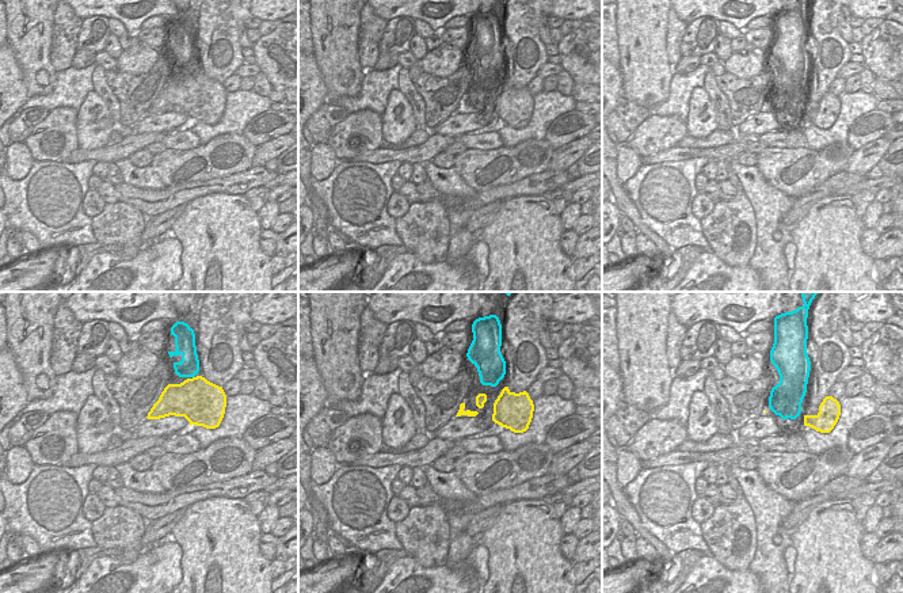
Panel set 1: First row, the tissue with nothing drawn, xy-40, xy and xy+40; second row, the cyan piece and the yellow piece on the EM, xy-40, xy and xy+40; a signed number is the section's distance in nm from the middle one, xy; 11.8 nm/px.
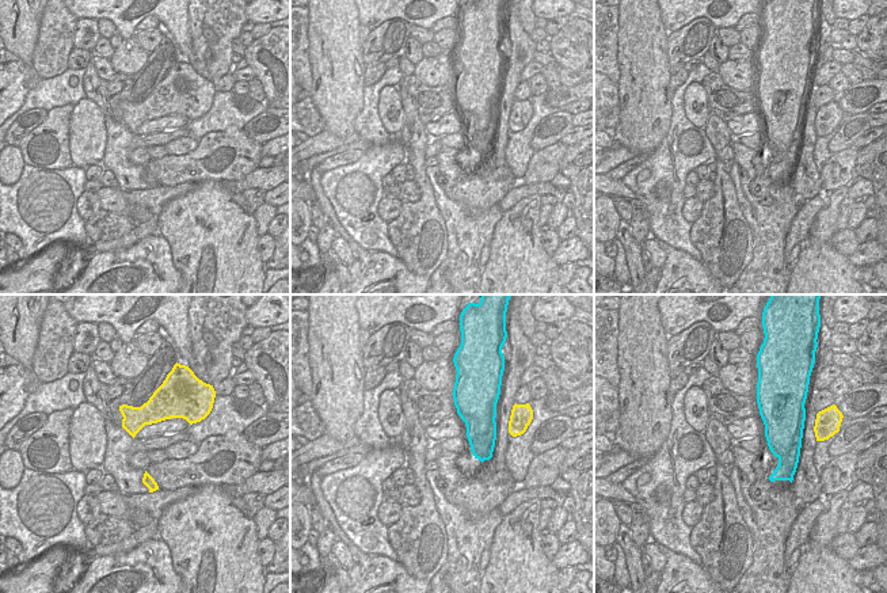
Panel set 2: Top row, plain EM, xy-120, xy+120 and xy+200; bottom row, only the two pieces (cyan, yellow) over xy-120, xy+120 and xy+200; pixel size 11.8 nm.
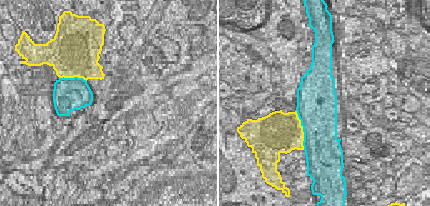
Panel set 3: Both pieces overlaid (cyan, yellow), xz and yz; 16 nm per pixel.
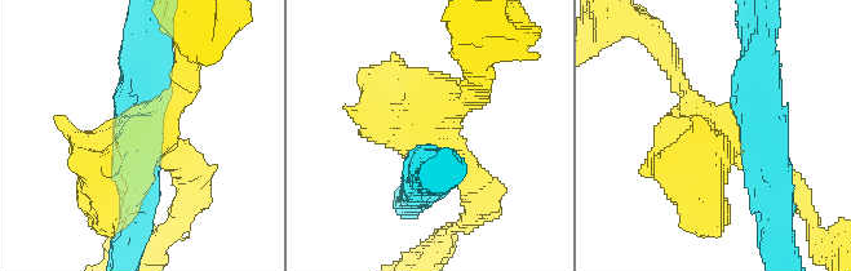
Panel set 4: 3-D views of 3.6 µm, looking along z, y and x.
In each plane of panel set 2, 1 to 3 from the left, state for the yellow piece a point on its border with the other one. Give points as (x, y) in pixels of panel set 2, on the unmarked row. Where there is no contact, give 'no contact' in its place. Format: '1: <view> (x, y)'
1: no contact
2: no contact
3: no contact

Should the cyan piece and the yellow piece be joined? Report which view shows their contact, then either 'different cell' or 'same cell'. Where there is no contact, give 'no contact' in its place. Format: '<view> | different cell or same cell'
no contact | different cell

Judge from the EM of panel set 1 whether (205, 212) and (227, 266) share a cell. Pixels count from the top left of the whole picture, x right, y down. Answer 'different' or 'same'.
same

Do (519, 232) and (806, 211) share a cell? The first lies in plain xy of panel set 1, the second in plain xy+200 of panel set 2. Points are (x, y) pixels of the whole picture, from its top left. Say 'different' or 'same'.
different

